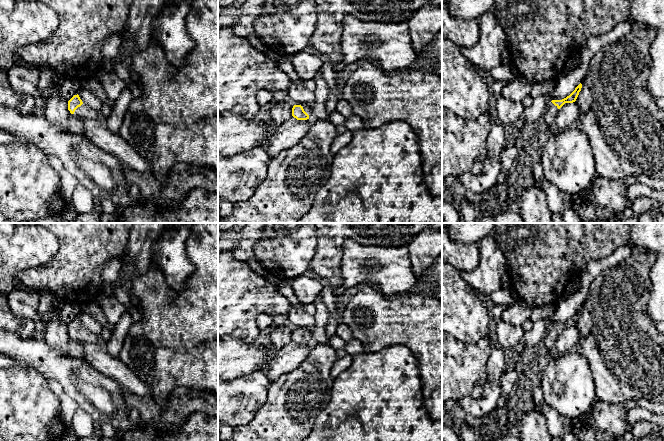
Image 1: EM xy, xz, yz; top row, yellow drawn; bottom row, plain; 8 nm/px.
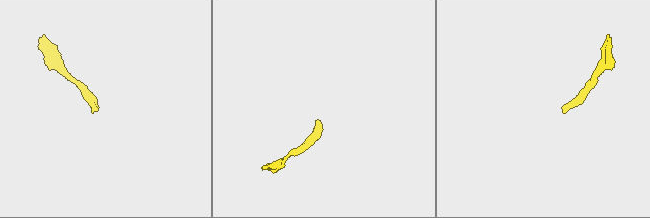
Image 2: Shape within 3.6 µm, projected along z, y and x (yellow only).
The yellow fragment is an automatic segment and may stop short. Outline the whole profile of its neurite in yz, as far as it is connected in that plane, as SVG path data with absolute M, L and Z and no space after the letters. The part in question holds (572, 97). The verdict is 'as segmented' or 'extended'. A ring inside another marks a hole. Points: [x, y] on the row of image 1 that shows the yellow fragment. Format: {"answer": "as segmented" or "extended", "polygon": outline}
{"answer": "extended", "polygon": "M580 83L575 90L566 98L562 99L562 100L552 100L551 102L547 103L546 106L546 111L543 115L543 118L545 119L546 123L548 124L548 126L550 126L556 116L557 116L557 112L558 110L565 104L565 103L573 103L576 101L579 92L581 91L582 88L582 84Z"}

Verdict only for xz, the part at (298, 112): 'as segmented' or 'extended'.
extended

